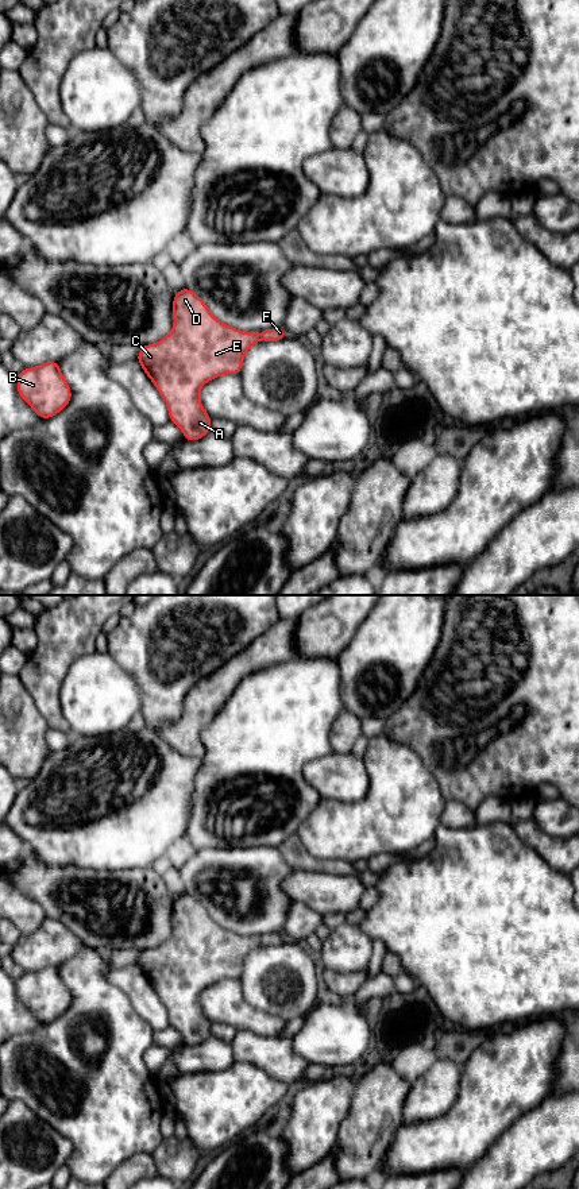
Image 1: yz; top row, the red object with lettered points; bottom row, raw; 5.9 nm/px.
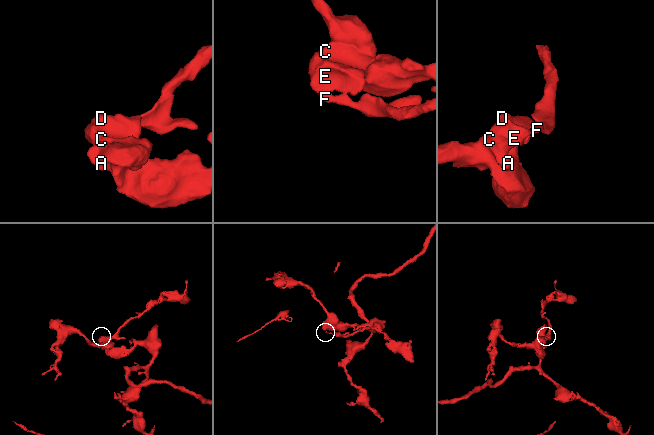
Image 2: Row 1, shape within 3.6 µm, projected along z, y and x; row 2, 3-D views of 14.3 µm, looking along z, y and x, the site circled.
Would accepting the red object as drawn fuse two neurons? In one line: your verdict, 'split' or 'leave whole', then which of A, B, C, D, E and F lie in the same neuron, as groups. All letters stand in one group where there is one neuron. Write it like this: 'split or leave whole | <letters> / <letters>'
leave whole | A B C D E F

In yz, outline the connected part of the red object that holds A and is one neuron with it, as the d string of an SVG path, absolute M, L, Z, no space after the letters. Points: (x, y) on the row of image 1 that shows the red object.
M185 287L175 293L173 314L173 331L158 343L140 347L136 360L166 401L170 421L181 428L186 440L196 441L211 431L211 417L200 401L201 386L223 374L239 374L246 352L260 339L277 341L287 335L283 328L258 335L223 324L194 292Z

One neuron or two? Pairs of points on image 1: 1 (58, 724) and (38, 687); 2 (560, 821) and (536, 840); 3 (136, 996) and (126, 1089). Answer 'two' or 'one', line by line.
1: one
2: two
3: two

